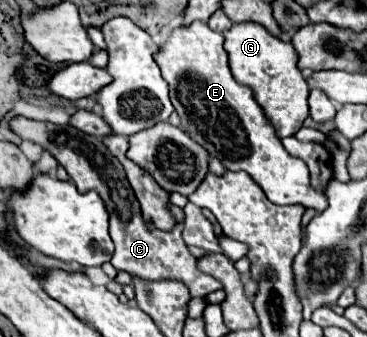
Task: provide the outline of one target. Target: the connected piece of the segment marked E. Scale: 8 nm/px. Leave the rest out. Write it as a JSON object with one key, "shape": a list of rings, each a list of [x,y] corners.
{"shape":[[[193,22],[187,28],[183,26],[175,28],[171,38],[161,46],[157,64],[171,88],[171,102],[181,118],[181,128],[195,142],[199,142],[211,156],[219,158],[227,170],[233,170],[233,172],[245,170],[247,174],[251,174],[251,178],[255,178],[255,182],[263,188],[267,198],[273,200],[275,204],[303,204],[319,212],[327,206],[327,198],[321,192],[315,192],[311,188],[307,164],[301,158],[293,158],[283,148],[275,130],[267,122],[261,106],[253,100],[253,92],[247,86],[237,84],[235,78],[231,76],[229,54],[223,48],[223,34],[213,32],[205,22]]]}

